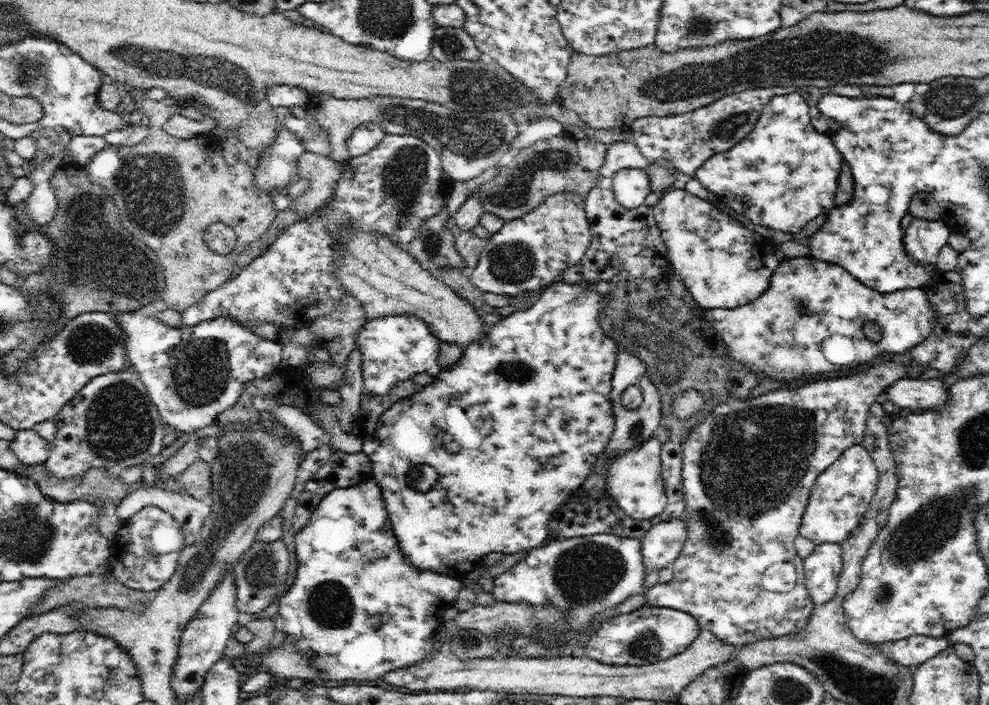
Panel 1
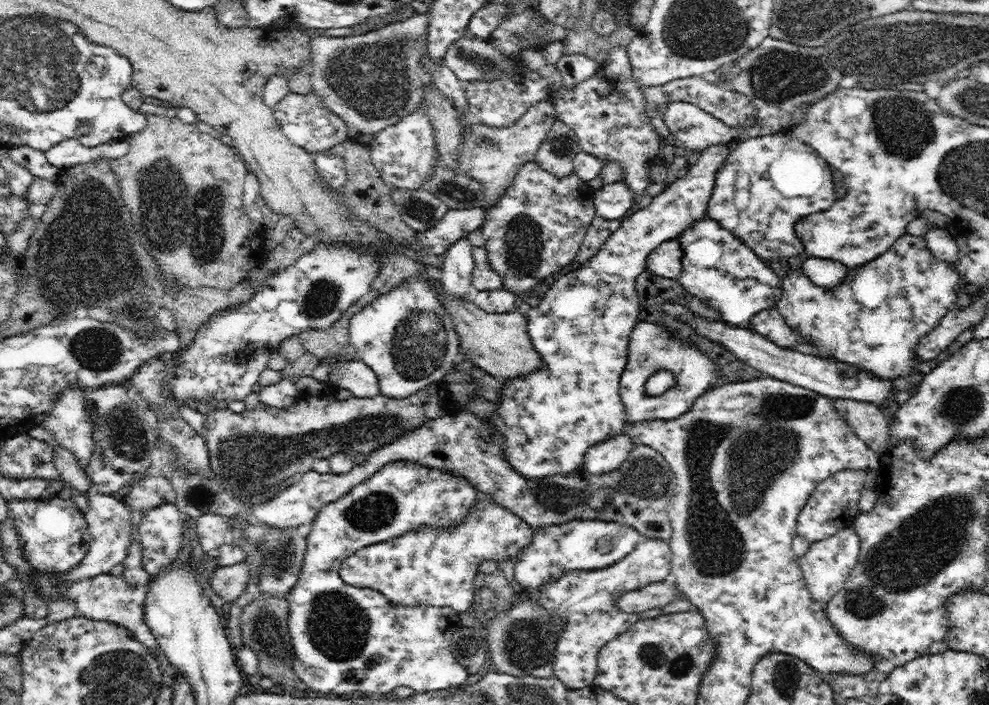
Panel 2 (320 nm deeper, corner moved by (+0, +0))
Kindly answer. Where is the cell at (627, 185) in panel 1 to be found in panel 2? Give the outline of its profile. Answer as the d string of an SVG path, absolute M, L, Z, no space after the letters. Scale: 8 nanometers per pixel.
M622 180L603 185L594 193L597 216L605 220L626 218L632 212L633 204L631 188Z

